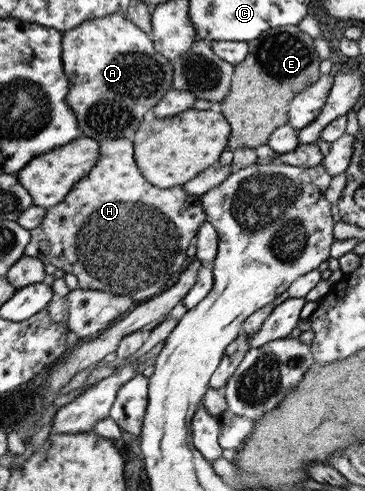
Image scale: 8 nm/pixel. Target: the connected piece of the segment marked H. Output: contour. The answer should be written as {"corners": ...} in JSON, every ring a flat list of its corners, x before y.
{"corners":[[107,139,100,144,99,162,72,186,59,204,45,209,39,226,28,230,30,241,26,244,25,255,75,274,79,289,127,295,135,301,146,300,169,290,177,274,191,260,185,251,198,228,206,221,200,195,189,194,182,186,157,188,149,184,135,164,132,139]]}

